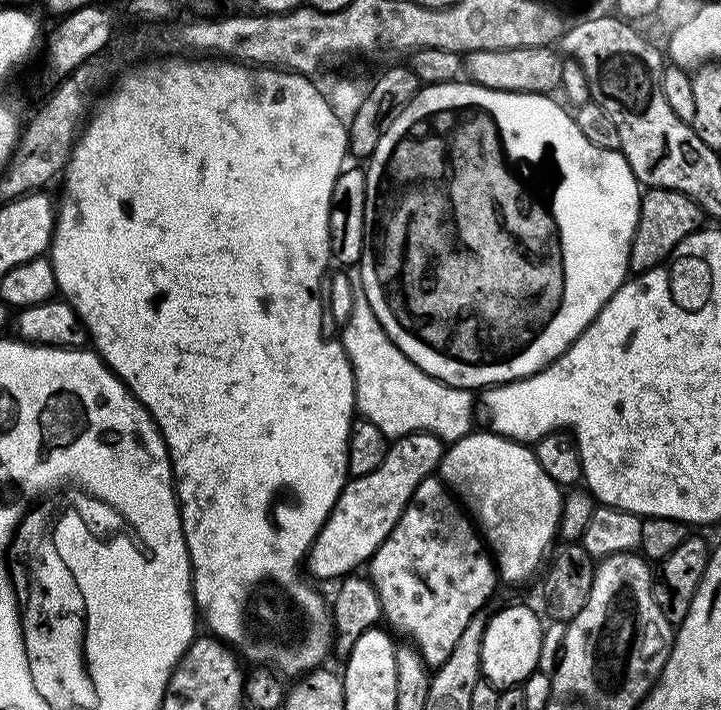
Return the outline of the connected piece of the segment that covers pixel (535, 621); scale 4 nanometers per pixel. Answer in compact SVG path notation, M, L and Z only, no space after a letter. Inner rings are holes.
M512 604L501 612L487 617L482 638L480 670L483 679L503 690L523 685L524 681L541 667L540 651L544 648L544 628L532 608Z

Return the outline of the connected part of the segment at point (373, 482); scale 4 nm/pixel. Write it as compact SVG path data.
M411 432L398 436L389 443L386 458L382 458L382 466L378 466L378 470L351 477L338 494L327 522L308 547L307 575L313 581L339 582L363 569L382 542L386 542L398 518L402 518L416 487L439 469L445 447L445 441L433 432Z

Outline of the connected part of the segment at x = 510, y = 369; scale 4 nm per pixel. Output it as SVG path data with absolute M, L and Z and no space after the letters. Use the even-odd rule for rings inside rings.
M460 78L446 82L445 84L425 84L417 92L415 98L399 109L387 121L383 131L375 137L375 140L377 140L376 145L372 148L372 157L369 158L368 164L366 163L368 185L366 186L366 226L364 227L364 235L367 243L365 243L360 255L358 265L360 280L358 280L358 284L359 287L364 289L366 298L374 310L378 322L386 330L388 337L396 343L398 350L402 350L402 354L406 354L406 358L410 358L410 362L417 364L423 372L430 374L435 380L441 380L444 384L449 384L451 388L483 390L497 384L508 384L511 380L525 380L526 377L532 376L536 372L541 372L547 364L557 360L587 330L589 322L602 311L605 302L623 286L626 277L629 275L630 246L632 245L634 230L636 229L638 214L640 213L642 185L638 183L636 175L630 170L623 152L614 149L602 149L594 145L593 142L590 142L589 138L586 138L582 134L582 130L576 125L575 115L560 100L561 105L558 101L552 99L556 98L543 92L503 92L502 90L490 90L486 86L478 86L471 82L465 82Z

